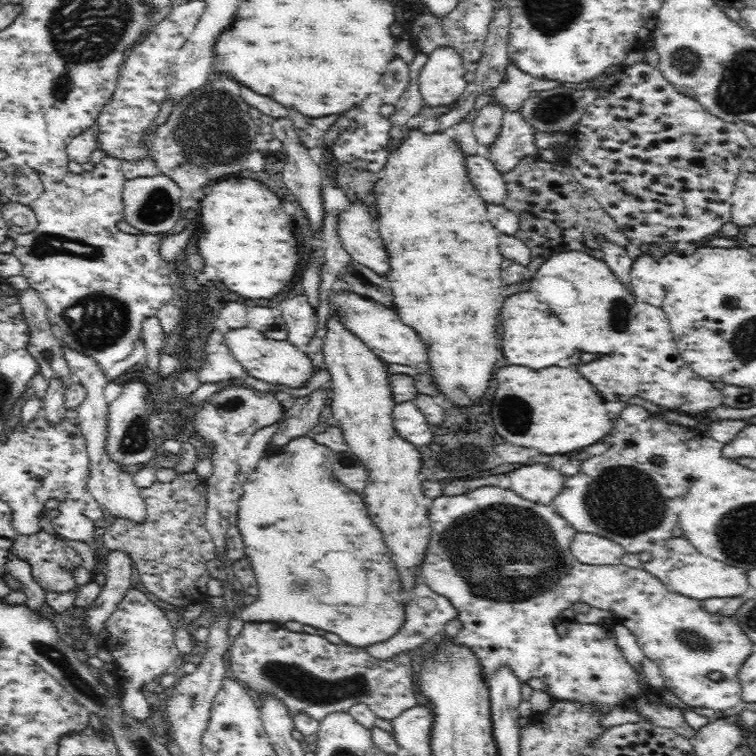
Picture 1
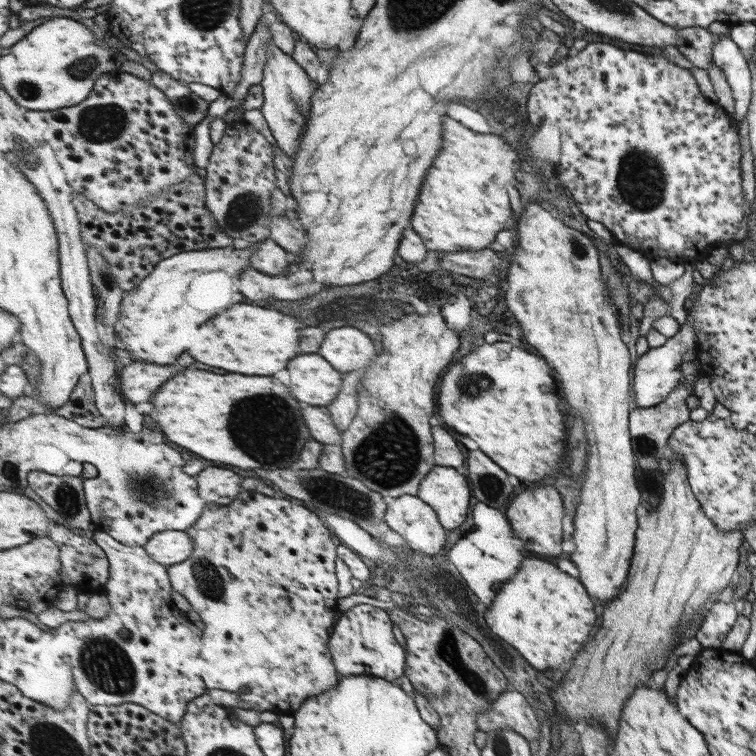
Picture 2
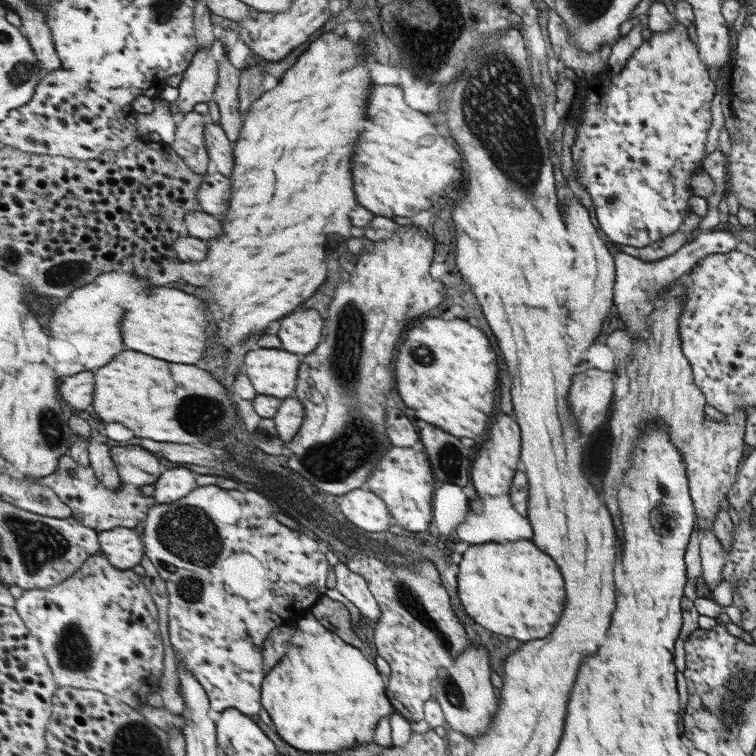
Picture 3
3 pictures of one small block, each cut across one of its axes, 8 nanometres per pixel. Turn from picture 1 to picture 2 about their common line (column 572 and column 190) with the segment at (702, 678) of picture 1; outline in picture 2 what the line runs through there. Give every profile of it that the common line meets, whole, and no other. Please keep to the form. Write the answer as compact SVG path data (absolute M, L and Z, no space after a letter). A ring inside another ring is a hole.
M247 489L228 506L210 503L202 514L200 522L196 523L196 527L192 527L188 534L195 540L195 554L186 562L170 566L170 574L175 590L188 599L192 608L206 623L203 658L207 660L207 664L203 673L209 688L236 692L240 700L248 702L254 710L260 713L271 710L279 716L294 715L315 694L323 694L326 690L335 688L339 684L340 674L336 671L328 648L328 630L334 626L338 616L336 600L338 600L339 580L336 578L335 569L336 544L332 542L332 536L328 532L328 527L320 520L320 515L306 508L306 505L294 504L292 500L274 498L272 495L266 496L253 489Z

